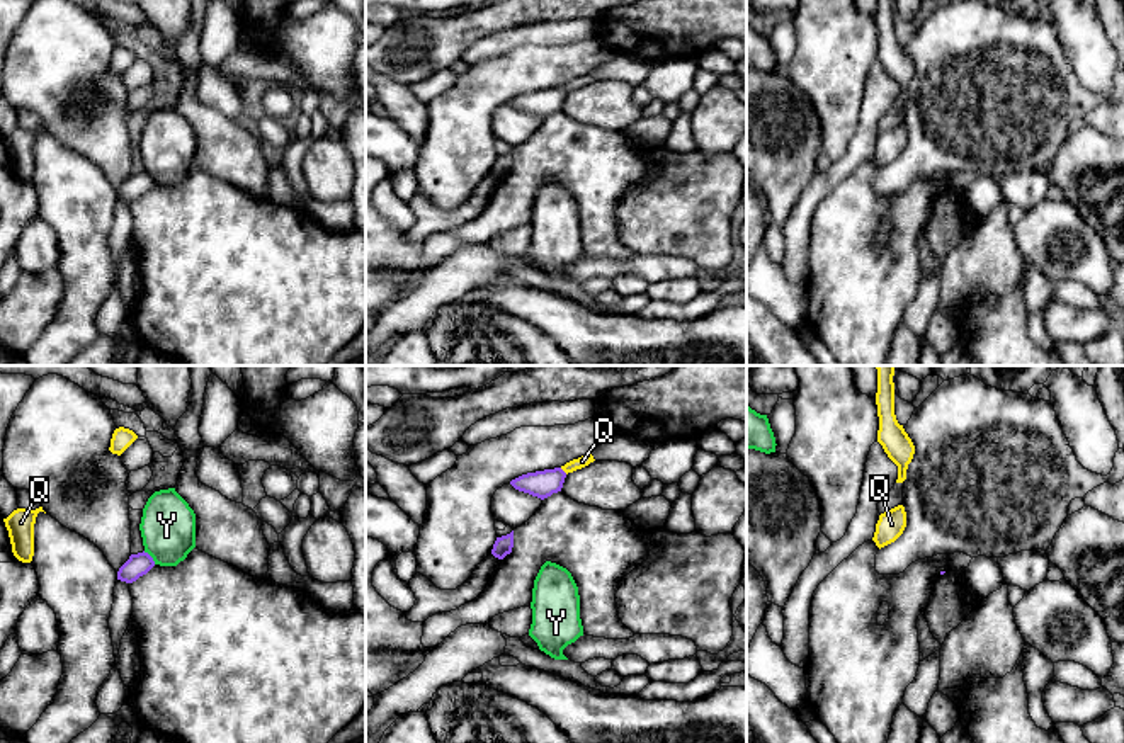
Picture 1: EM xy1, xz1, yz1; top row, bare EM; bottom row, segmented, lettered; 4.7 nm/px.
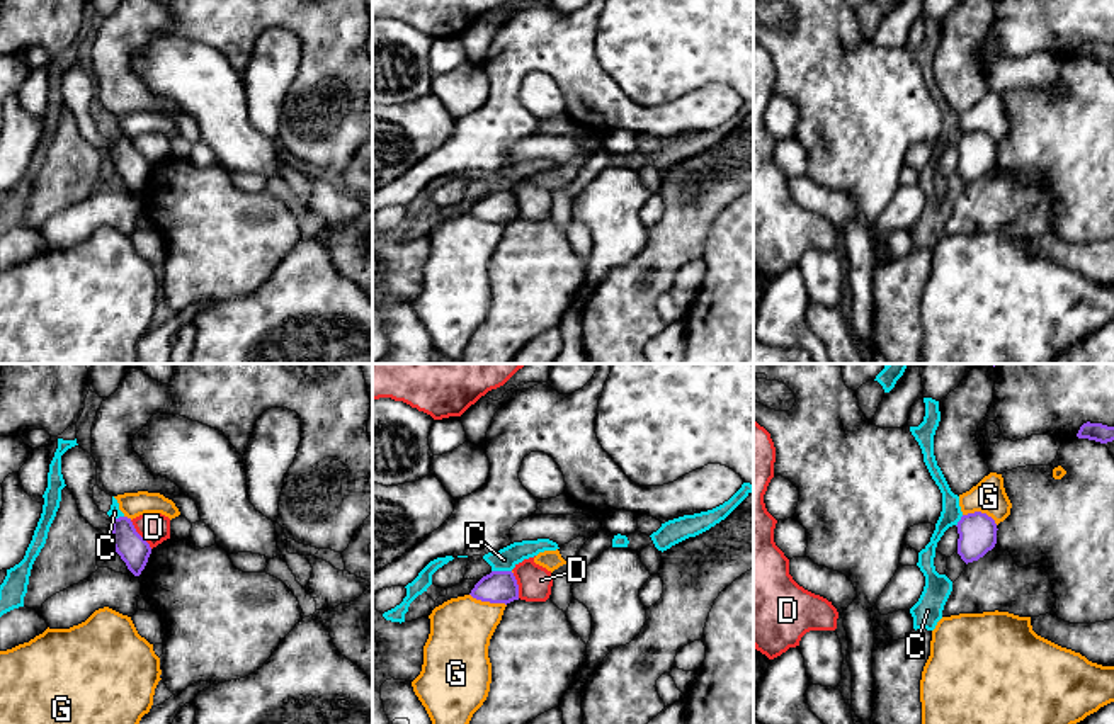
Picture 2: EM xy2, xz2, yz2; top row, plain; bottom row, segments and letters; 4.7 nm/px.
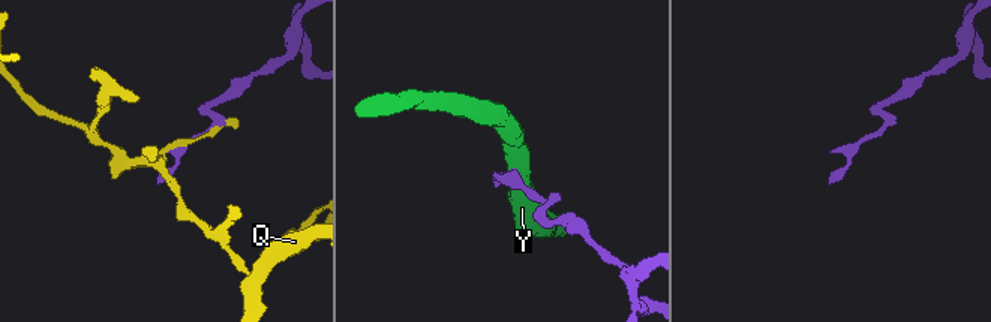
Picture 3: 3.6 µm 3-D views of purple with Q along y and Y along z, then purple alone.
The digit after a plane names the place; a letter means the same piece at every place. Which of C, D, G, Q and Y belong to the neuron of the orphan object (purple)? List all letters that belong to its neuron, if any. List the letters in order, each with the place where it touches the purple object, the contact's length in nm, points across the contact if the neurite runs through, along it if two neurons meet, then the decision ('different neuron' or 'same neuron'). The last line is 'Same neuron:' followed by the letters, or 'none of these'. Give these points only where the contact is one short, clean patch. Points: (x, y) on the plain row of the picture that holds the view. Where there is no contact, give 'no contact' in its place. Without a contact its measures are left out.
C: meets purple in xz2 at (502, 191); contact 100 nm long; border along xz2 (492, 189), (511, 191); different neuron
D: meets purple in xy2 at (138, 153); contact 170 nm long; border along xy2 (130, 140), (152, 167); different neuron
G: meets purple in xz2 at (488, 220); contact 190 nm long; different neuron
Q: meets purple in xz1 at (562, 89); contact 50 nm long; different neuron
Y: meets purple in xy1 at (150, 175); contact 90 nm long; border along xy1 (143, 170), (155, 182); different neuron
Same neuron: none of these

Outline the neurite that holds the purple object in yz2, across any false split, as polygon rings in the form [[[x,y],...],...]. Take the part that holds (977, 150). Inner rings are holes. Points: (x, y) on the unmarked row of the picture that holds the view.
[[[981,131],[963,134],[958,141],[958,173],[968,184],[983,177],[997,163],[997,143]]]

